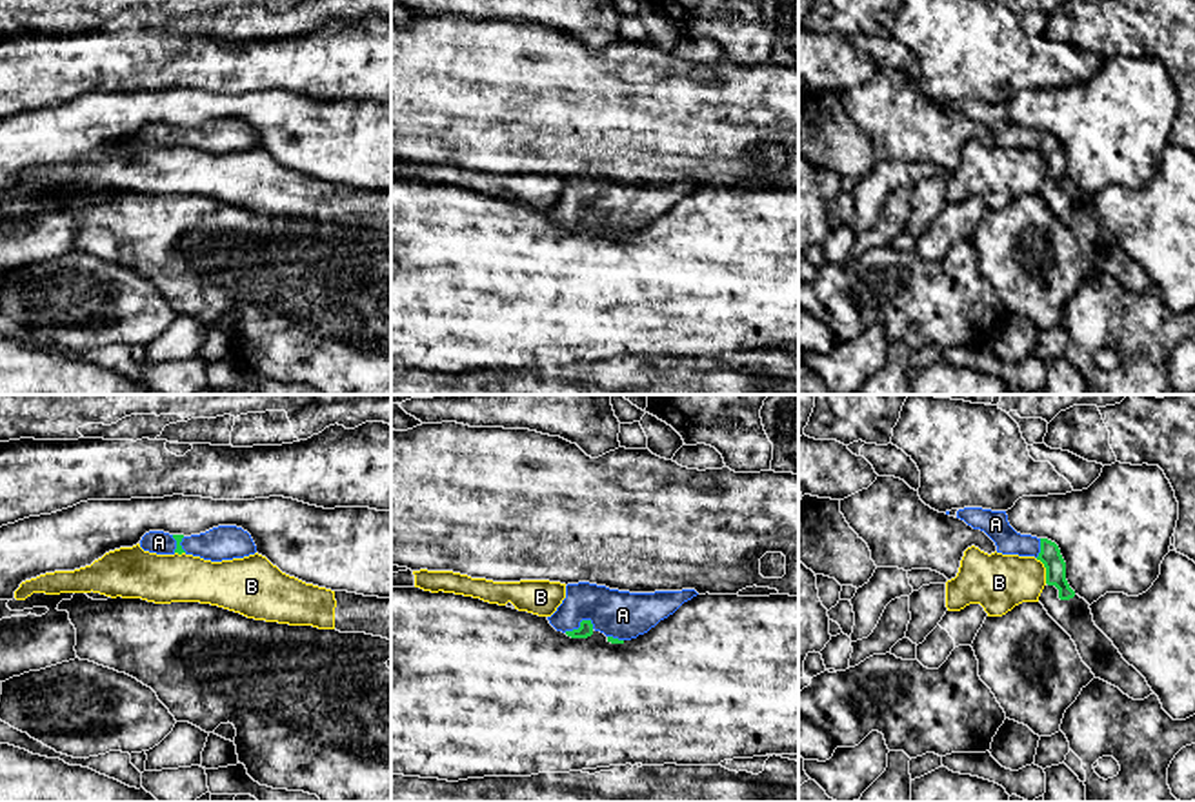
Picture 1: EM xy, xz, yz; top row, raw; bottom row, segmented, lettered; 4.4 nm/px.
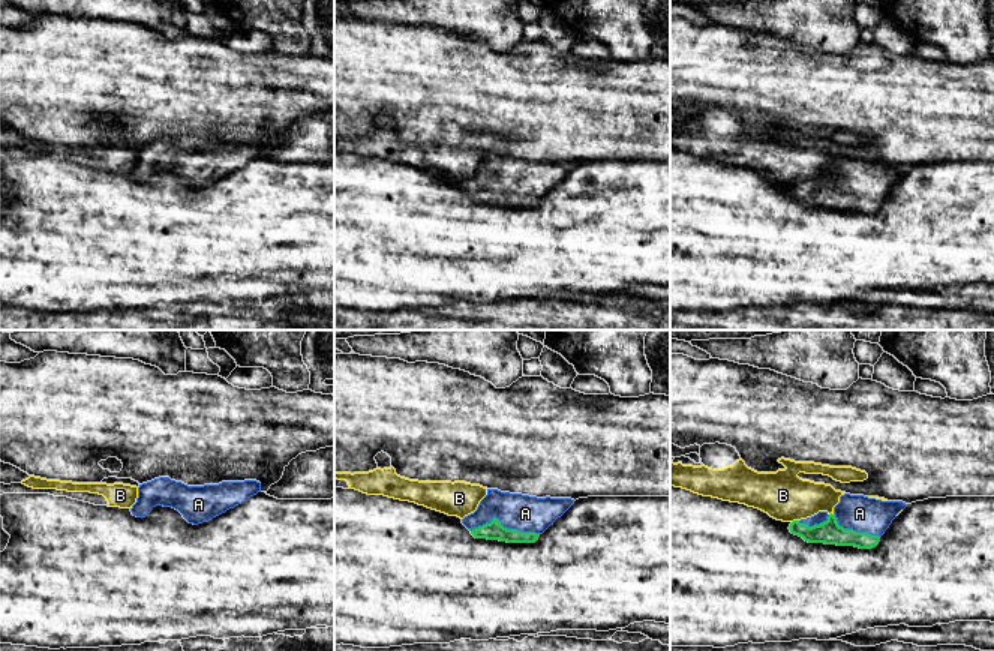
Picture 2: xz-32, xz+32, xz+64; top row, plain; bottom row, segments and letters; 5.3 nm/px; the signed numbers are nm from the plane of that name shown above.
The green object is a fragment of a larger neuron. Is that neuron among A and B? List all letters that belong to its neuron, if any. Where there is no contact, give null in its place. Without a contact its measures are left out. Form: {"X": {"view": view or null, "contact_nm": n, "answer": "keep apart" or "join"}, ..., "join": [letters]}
{"A": {"view": "xz", "contact_nm": 140, "answer": "join"}, "B": {"view": "yz", "contact_nm": 120, "answer": "keep apart"}, "join": ["A"]}

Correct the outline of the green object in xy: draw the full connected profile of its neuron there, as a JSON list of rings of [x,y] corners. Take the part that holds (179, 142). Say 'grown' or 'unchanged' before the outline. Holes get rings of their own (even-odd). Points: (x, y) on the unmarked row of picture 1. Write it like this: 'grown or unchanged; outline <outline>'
grown; outline [[[218,118],[191,129],[149,124],[142,129],[140,140],[156,147],[186,145],[211,155],[244,151],[256,145],[251,127],[236,118]]]

